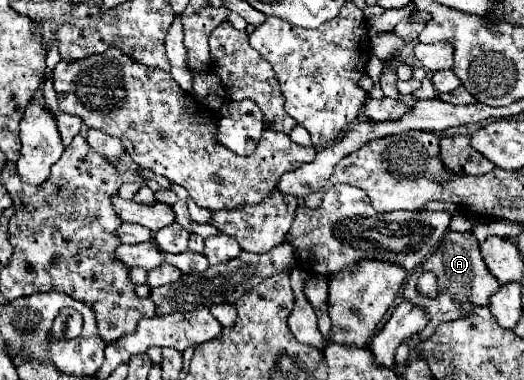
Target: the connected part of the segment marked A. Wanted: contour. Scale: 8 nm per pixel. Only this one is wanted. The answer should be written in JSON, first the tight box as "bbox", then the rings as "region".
{"bbox":[408,232,500,340],"region":[[[446,232],[438,250],[416,270],[410,272],[408,280],[418,282],[418,278],[424,272],[432,272],[438,278],[438,296],[430,298],[422,292],[418,292],[418,304],[424,306],[428,310],[430,322],[428,326],[420,332],[420,338],[426,340],[434,334],[434,330],[442,324],[442,322],[450,322],[450,320],[458,320],[470,314],[470,310],[474,306],[490,306],[490,296],[496,294],[496,290],[500,290],[500,282],[492,276],[492,272],[488,270],[488,266],[484,264],[482,252],[480,252],[480,244],[476,240],[476,236],[472,232]]]}

